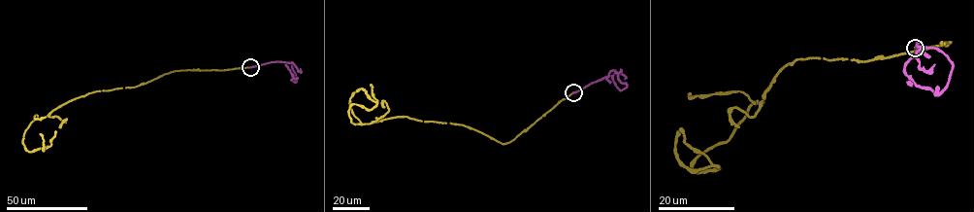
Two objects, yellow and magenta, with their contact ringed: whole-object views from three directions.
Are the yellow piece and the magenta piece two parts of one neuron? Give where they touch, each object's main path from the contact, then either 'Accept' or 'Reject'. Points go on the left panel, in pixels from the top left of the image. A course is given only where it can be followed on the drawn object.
Place: (250, 67). Course of yellow: (250, 67), (180, 70), (89, 92), (35, 119), (22, 141), (27, 151), (48, 146), (44, 150), (40, 133). Course of magenta: (250, 67), (273, 61), (291, 62), (296, 81), (291, 80), (293, 77), (287, 67). Reject

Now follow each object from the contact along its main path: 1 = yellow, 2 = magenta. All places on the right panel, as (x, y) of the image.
1: (916, 47), (951, 43), (780, 68), (731, 136), (702, 152), (691, 170), (720, 168), (685, 165), (678, 130)
2: (916, 47), (917, 40), (937, 48), (953, 65), (939, 93), (905, 73), (918, 52), (929, 56)

